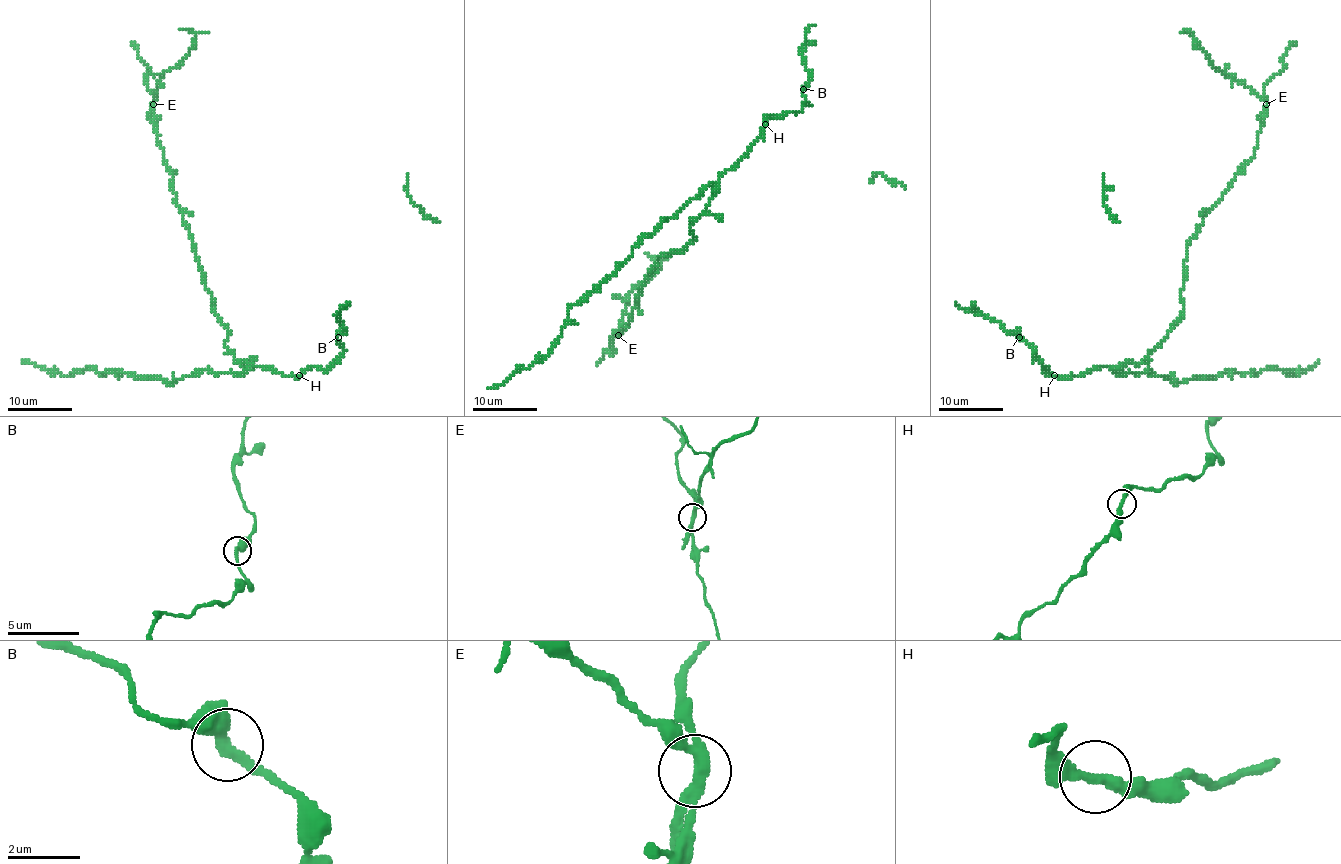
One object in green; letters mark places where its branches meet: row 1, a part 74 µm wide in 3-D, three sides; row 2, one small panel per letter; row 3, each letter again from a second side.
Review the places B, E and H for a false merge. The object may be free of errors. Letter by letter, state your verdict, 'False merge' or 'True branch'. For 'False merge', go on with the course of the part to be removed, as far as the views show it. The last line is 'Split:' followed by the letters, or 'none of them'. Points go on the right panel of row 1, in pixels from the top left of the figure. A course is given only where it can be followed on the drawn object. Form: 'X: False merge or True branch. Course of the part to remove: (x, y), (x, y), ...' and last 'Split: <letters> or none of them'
B: True branch
E: False merge. Course of the part to remove: (1266, 104), (1210, 62), (1191, 32), (1183, 28)
H: True branch
Split: E

